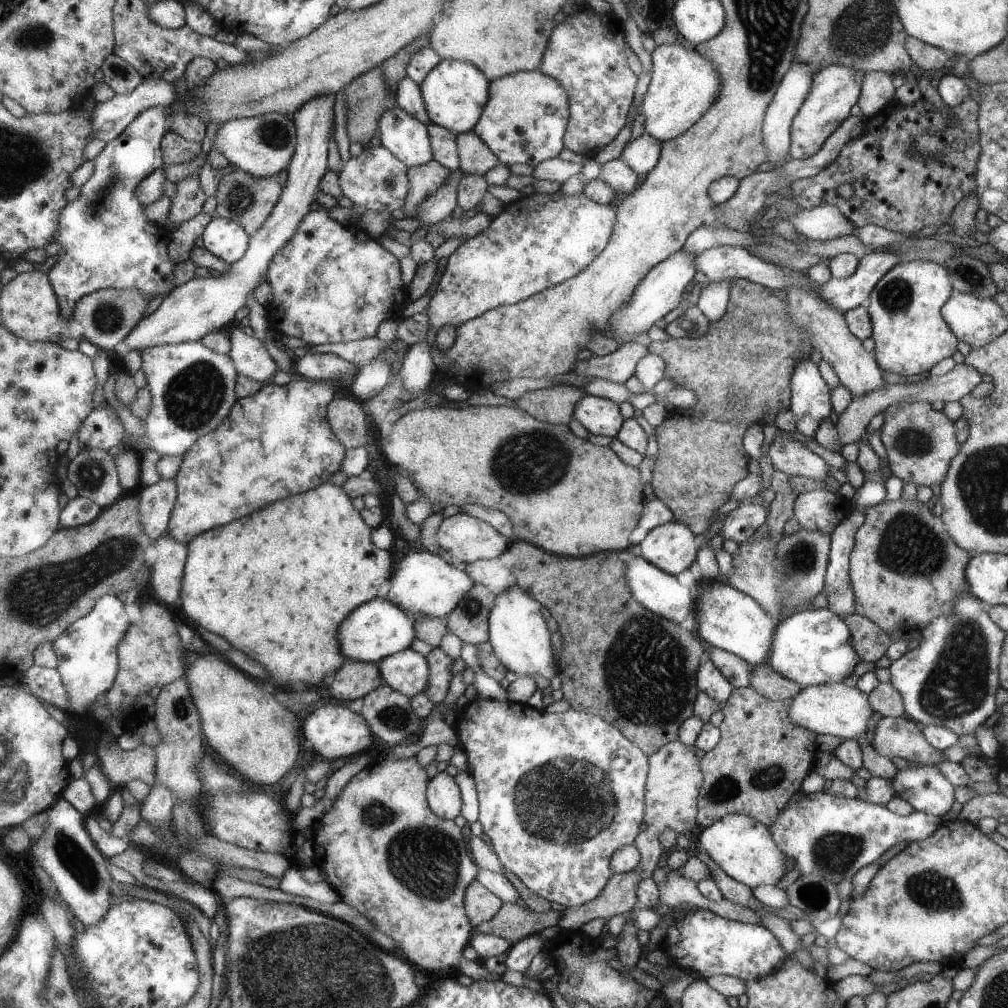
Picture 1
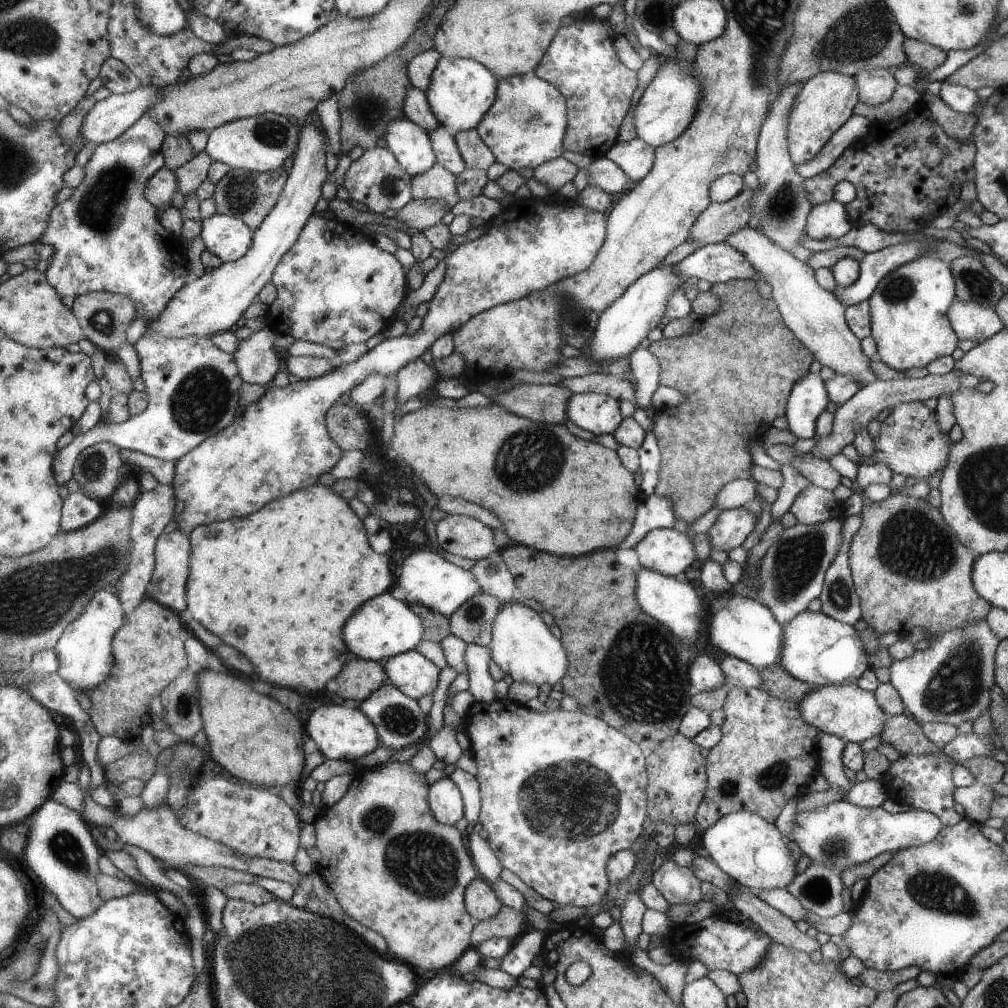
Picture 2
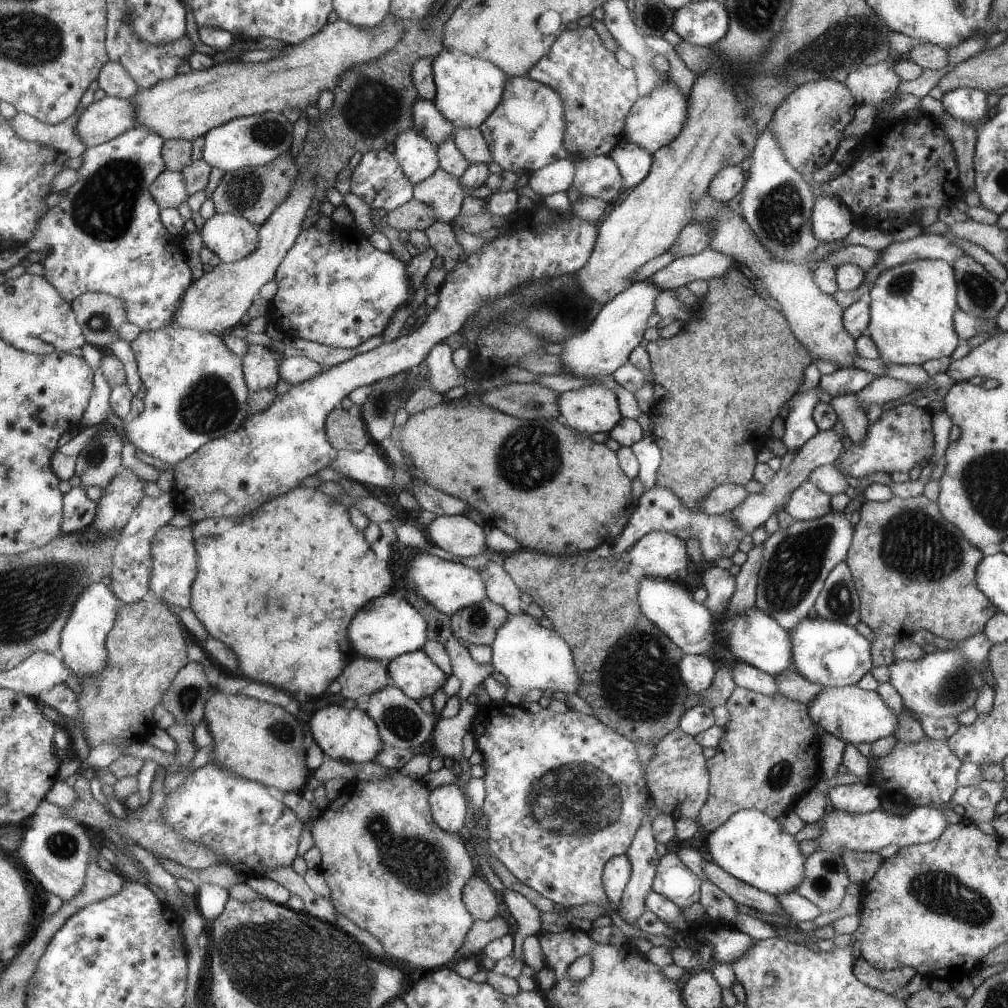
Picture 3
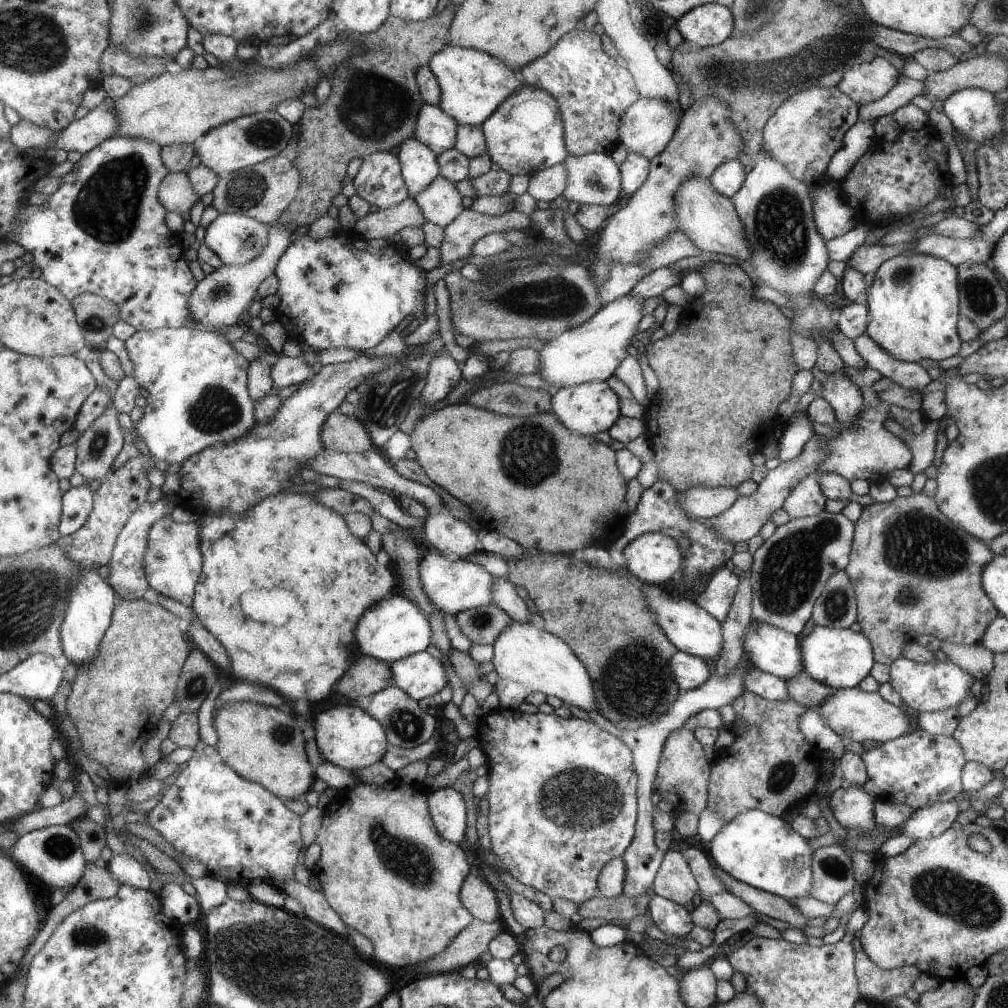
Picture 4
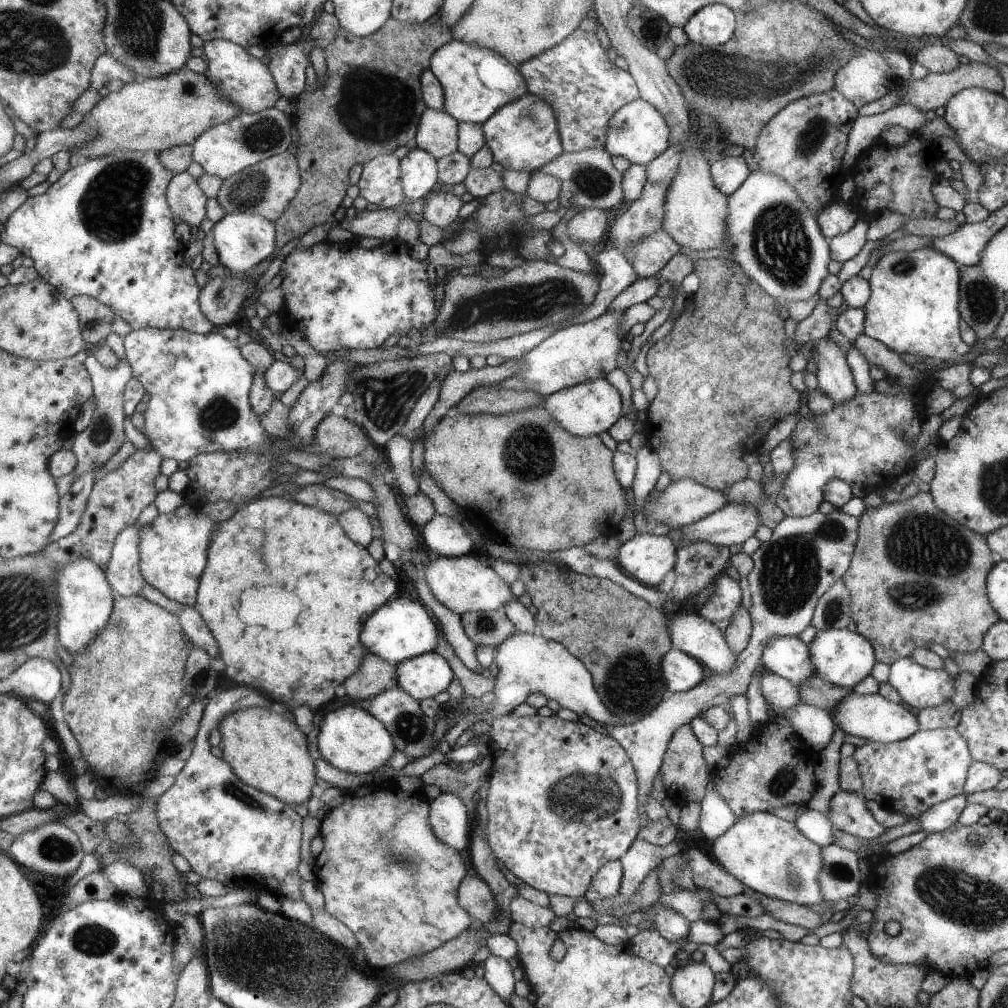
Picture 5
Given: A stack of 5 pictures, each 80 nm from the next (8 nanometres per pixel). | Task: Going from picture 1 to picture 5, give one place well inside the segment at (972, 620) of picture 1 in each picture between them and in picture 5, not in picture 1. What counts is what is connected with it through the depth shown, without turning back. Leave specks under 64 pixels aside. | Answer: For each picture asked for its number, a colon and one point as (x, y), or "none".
2: (948, 682)
3: (943, 684)
4: (939, 684)
5: (919, 687)

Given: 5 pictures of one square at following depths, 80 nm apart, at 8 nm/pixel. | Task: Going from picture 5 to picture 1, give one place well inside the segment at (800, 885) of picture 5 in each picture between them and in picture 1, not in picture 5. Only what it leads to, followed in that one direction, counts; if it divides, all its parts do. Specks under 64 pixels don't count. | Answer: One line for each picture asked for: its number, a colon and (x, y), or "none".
1: (742, 847)
2: (742, 845)
3: (752, 847)
4: (761, 850)

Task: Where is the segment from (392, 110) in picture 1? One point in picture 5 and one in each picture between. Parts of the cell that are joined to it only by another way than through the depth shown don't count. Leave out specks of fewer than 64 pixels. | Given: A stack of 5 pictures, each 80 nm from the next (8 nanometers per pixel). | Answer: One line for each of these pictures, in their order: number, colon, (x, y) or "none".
2: (413, 146)
3: (418, 156)
4: (420, 167)
5: (420, 172)

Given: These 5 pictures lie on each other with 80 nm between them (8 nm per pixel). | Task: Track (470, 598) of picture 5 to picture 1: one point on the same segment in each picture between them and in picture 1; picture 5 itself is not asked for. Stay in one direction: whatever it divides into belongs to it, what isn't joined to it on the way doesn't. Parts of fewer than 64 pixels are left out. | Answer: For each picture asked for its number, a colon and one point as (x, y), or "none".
1: (424, 584)
2: (428, 579)
3: (450, 587)
4: (453, 585)

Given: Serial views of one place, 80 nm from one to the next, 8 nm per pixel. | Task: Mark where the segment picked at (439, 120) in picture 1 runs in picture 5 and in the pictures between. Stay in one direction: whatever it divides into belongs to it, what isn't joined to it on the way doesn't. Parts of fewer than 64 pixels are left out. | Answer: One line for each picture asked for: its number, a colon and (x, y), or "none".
2: (461, 90)
3: (468, 89)
4: (473, 84)
5: (477, 81)

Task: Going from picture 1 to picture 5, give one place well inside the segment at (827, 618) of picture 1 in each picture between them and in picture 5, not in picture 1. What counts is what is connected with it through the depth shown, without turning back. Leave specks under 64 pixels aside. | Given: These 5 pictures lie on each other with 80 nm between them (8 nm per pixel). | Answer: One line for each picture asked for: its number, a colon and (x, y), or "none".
2: (818, 650)
3: (832, 654)
4: (839, 658)
5: (843, 658)

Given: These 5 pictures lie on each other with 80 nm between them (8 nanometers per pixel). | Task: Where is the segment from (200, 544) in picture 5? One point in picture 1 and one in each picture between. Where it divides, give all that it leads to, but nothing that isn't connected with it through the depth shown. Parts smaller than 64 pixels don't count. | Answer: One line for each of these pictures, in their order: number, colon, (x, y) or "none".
1: (167, 575)
2: (168, 585)
3: (175, 563)
4: (174, 561)

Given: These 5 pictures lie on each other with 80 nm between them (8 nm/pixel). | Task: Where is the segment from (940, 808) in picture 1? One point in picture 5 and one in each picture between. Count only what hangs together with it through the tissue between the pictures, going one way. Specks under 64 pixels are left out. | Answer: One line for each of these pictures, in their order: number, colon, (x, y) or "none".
2: (924, 782)
3: (924, 773)
4: (918, 769)
5: (911, 775)

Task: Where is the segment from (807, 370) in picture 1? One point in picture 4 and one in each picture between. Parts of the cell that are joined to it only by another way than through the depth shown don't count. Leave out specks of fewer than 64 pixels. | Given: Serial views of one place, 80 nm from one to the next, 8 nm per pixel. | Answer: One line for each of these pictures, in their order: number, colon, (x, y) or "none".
2: (808, 397)
3: (798, 427)
4: (798, 430)

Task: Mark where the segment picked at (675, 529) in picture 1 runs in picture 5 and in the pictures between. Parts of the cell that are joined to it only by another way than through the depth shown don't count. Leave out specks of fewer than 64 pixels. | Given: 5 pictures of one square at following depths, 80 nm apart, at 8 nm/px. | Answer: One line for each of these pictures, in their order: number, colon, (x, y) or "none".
2: (666, 550)
3: (658, 554)
4: (651, 558)
5: (646, 557)

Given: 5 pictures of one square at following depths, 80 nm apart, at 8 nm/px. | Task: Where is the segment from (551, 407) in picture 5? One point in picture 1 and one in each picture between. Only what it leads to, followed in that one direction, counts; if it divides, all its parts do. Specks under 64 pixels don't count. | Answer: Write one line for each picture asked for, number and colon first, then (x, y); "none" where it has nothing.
1: (599, 416)
2: (597, 413)
3: (590, 409)
4: (588, 408)

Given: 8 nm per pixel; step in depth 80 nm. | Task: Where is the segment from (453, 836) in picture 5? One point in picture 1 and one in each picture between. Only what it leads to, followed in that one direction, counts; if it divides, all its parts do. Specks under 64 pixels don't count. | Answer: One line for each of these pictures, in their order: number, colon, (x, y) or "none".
1: (443, 794)
2: (447, 804)
3: (448, 802)
4: (448, 811)

